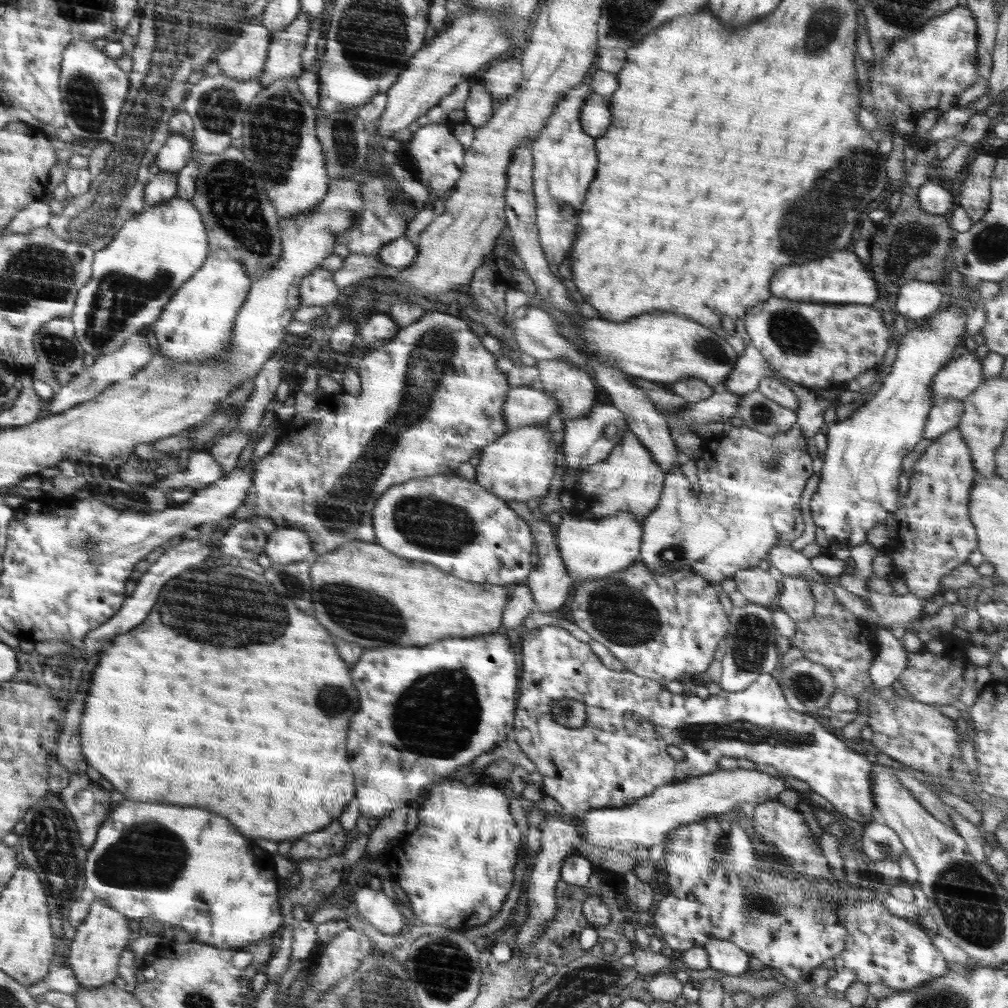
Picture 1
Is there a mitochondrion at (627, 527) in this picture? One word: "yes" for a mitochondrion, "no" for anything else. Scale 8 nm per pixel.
no

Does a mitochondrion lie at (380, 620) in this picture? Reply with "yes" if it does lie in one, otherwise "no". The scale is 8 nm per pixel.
yes

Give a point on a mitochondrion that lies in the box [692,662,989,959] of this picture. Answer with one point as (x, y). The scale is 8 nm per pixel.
(759, 908)

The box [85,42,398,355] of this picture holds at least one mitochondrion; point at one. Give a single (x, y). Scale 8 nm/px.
(233, 198)

